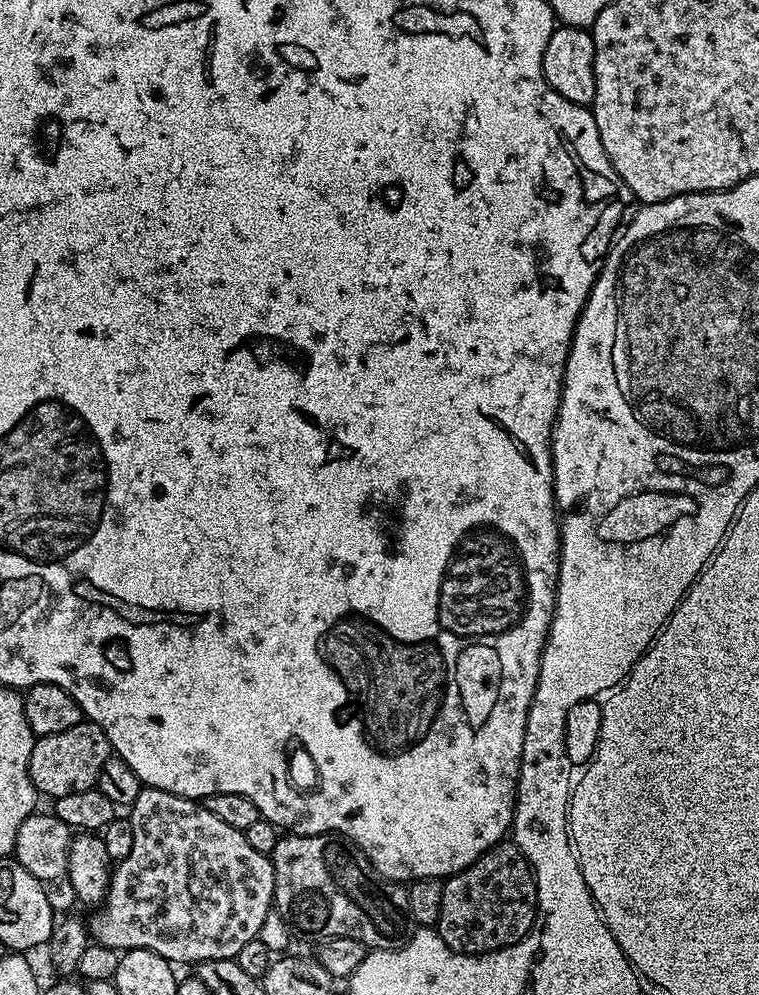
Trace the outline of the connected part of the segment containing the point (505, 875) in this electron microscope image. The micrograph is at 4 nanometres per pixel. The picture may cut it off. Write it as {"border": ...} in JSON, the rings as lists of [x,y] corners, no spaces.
{"border":[[[505,838],[499,844],[495,844],[490,850],[486,850],[477,858],[468,868],[463,868],[460,872],[455,872],[452,876],[444,880],[444,889],[442,890],[441,913],[438,914],[437,922],[434,925],[439,932],[442,942],[450,946],[454,952],[461,952],[470,958],[478,958],[484,952],[497,952],[499,948],[508,948],[512,944],[517,944],[523,936],[527,936],[532,928],[532,923],[536,920],[536,879],[532,876],[532,868],[528,864],[528,859],[522,854],[520,845],[511,839]]]}

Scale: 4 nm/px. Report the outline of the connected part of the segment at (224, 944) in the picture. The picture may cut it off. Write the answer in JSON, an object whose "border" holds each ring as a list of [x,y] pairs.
{"border":[[[144,786],[141,787],[138,798],[130,806],[130,812],[132,812],[130,813],[130,819],[132,821],[132,825],[134,826],[134,846],[130,846],[130,854],[126,854],[126,858],[122,858],[121,860],[119,860],[115,867],[113,867],[112,881],[110,882],[110,886],[108,887],[108,893],[106,894],[104,903],[99,905],[99,907],[97,907],[95,911],[93,911],[96,913],[93,914],[92,920],[89,919],[87,921],[88,931],[90,933],[91,939],[95,941],[95,943],[101,944],[102,946],[110,946],[111,948],[115,948],[117,950],[145,948],[146,950],[150,950],[154,954],[158,954],[162,958],[166,958],[176,966],[179,966],[179,964],[189,964],[189,966],[195,966],[197,964],[201,964],[203,960],[237,959],[239,951],[242,950],[243,946],[251,940],[257,939],[259,931],[262,930],[262,922],[265,921],[268,913],[271,913],[273,911],[274,901],[272,899],[272,895],[274,894],[274,866],[272,865],[271,859],[269,859],[269,857],[267,856],[263,856],[262,854],[258,854],[258,850],[254,850],[254,846],[250,846],[250,842],[246,842],[246,838],[244,837],[243,832],[234,830],[234,826],[226,826],[226,822],[222,822],[221,820],[219,820],[215,814],[210,814],[210,810],[206,810],[203,803],[194,800],[188,800],[185,796],[175,796],[174,794],[170,794],[166,790],[158,790],[157,788]]]}

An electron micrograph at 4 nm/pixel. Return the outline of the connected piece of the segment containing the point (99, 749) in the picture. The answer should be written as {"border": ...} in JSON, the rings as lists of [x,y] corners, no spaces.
{"border":[[[82,722],[78,726],[70,726],[70,730],[61,730],[59,734],[46,734],[39,737],[30,754],[28,773],[37,793],[44,795],[45,792],[49,798],[78,794],[82,790],[95,788],[98,770],[102,770],[102,762],[106,762],[106,758],[111,755],[113,755],[112,747],[104,731],[94,723]]]}

